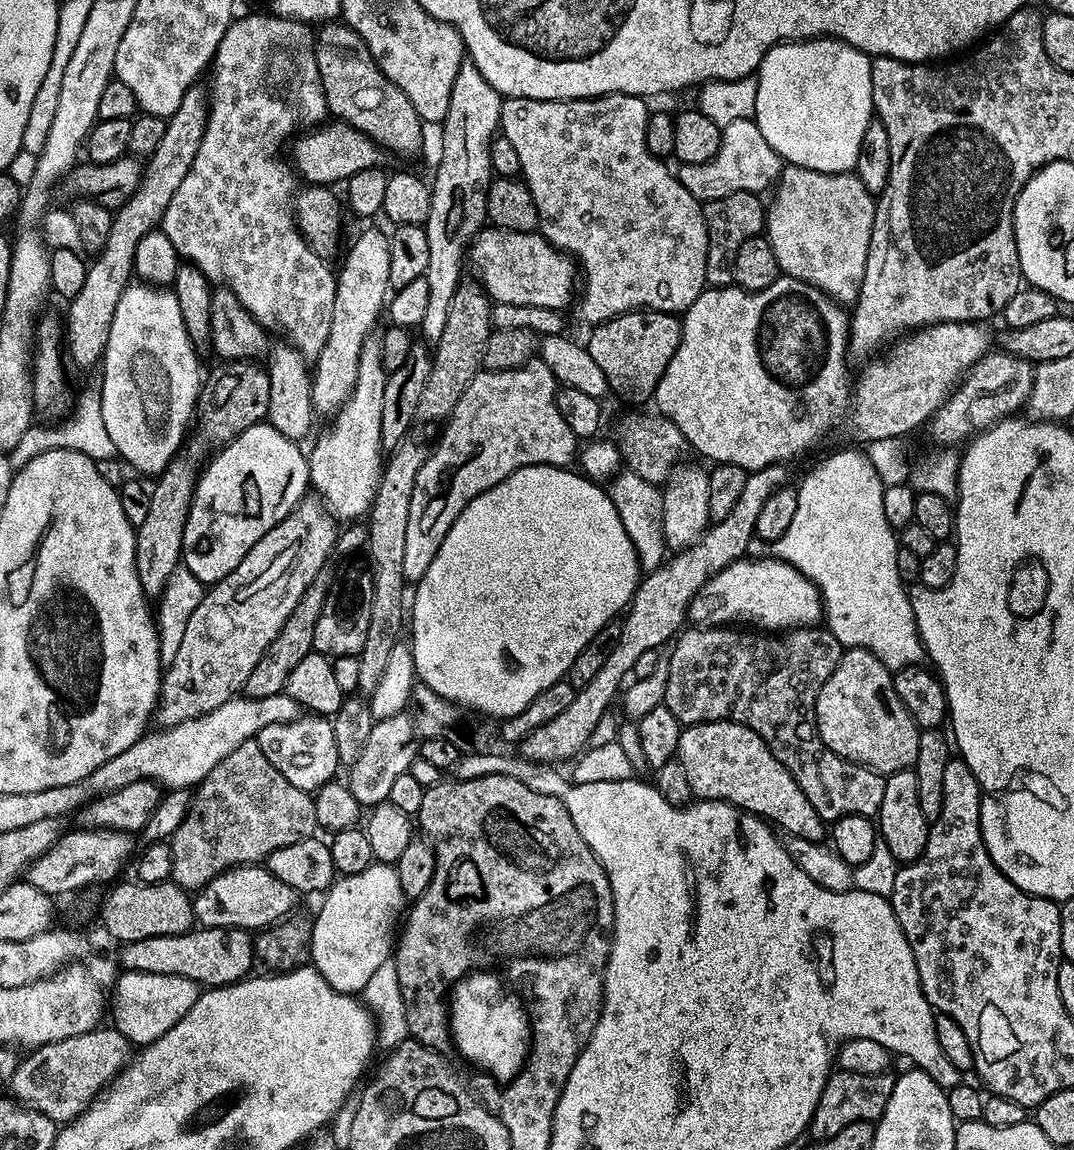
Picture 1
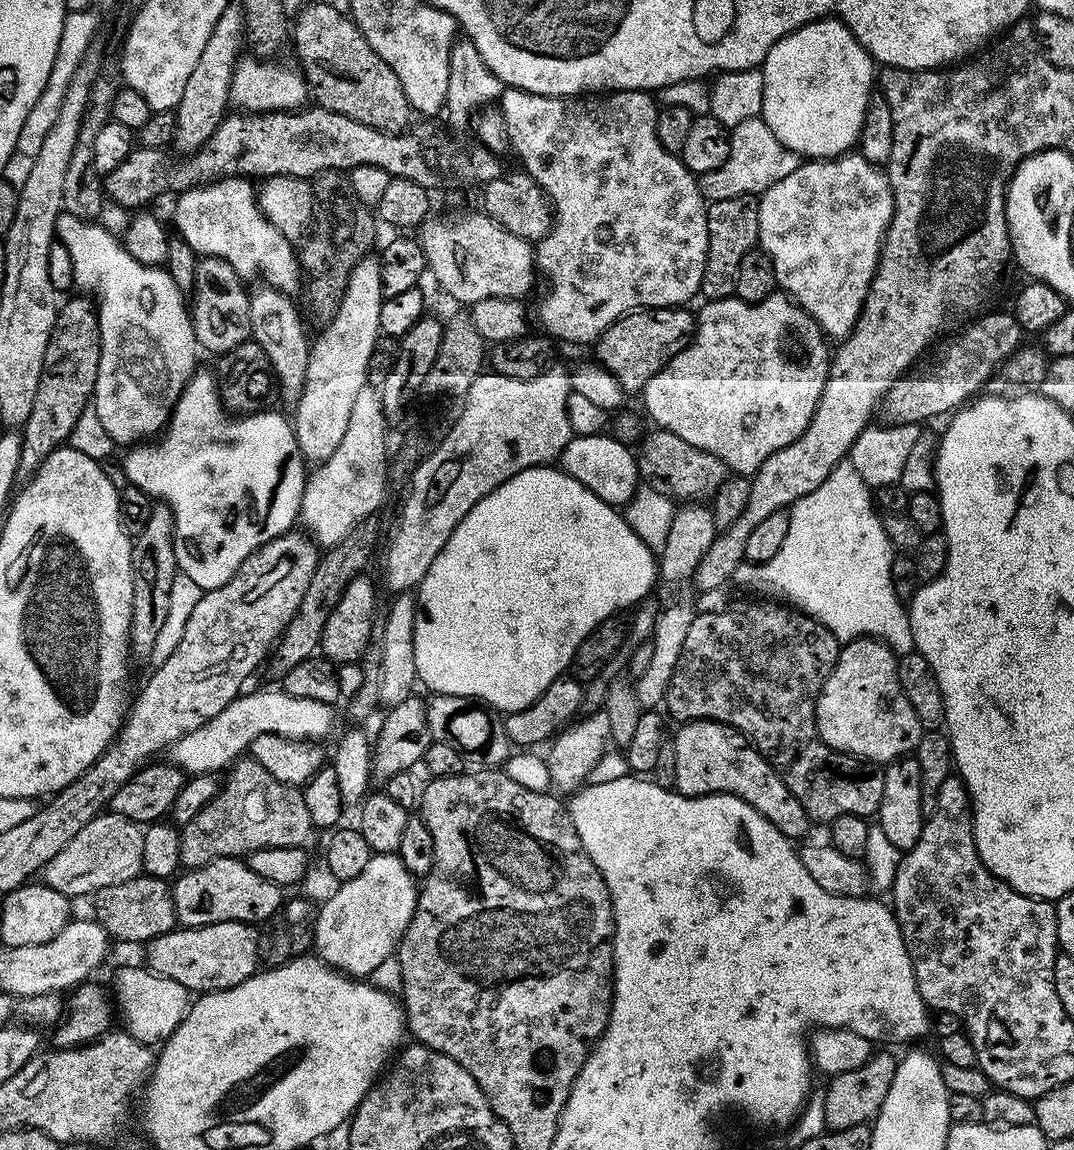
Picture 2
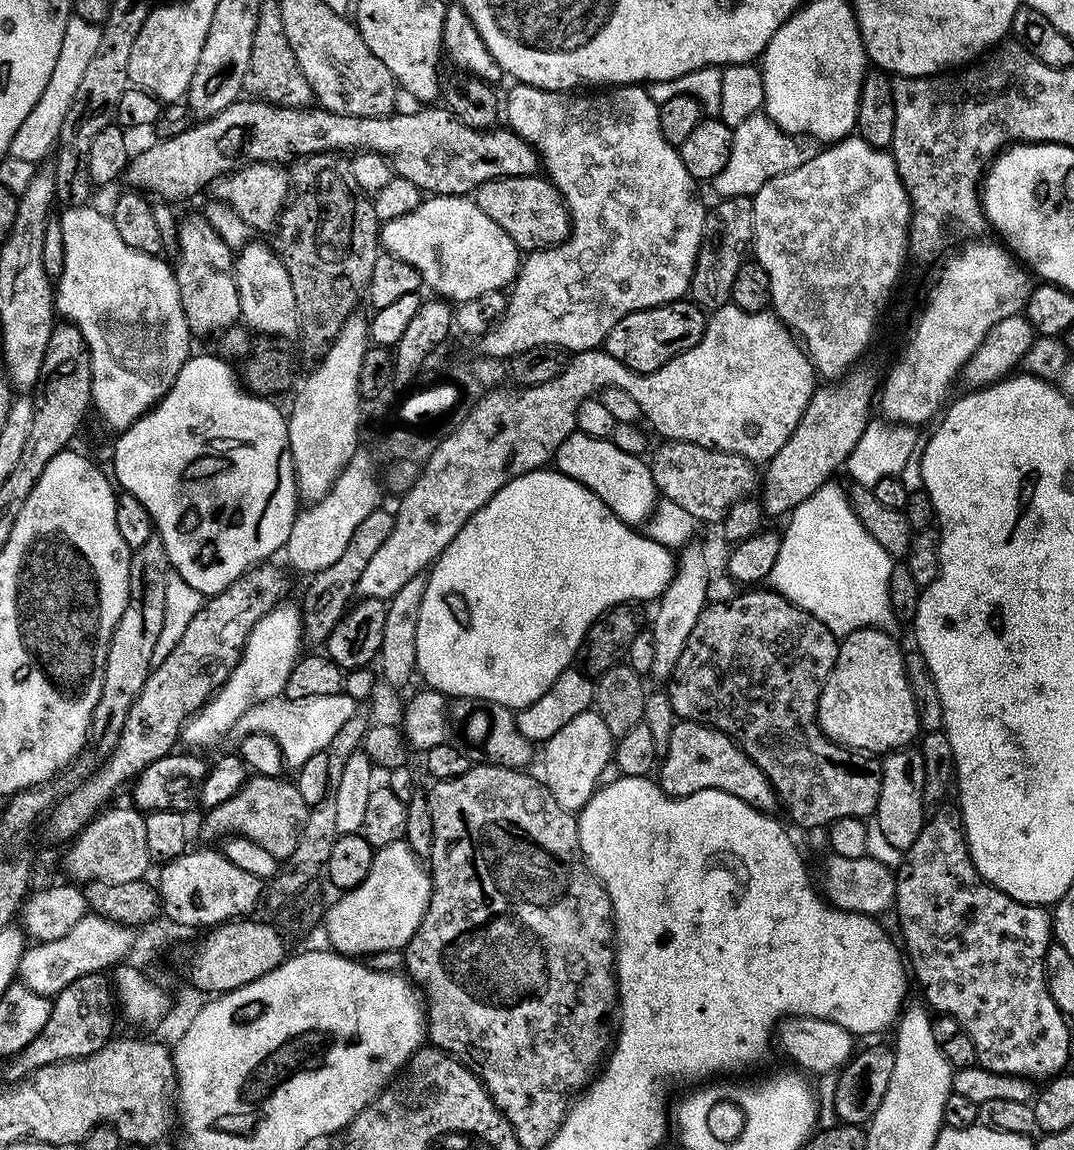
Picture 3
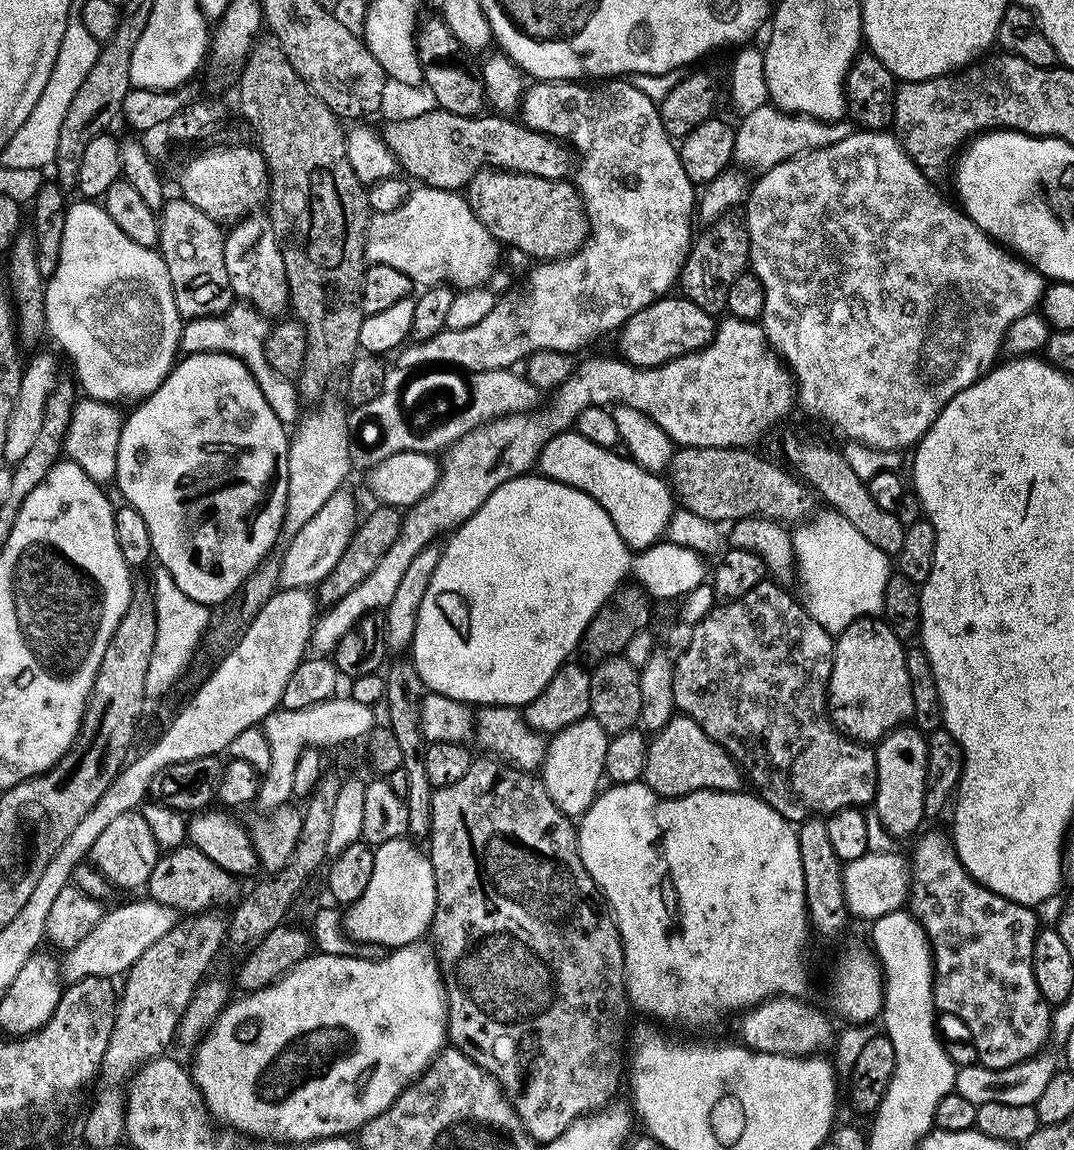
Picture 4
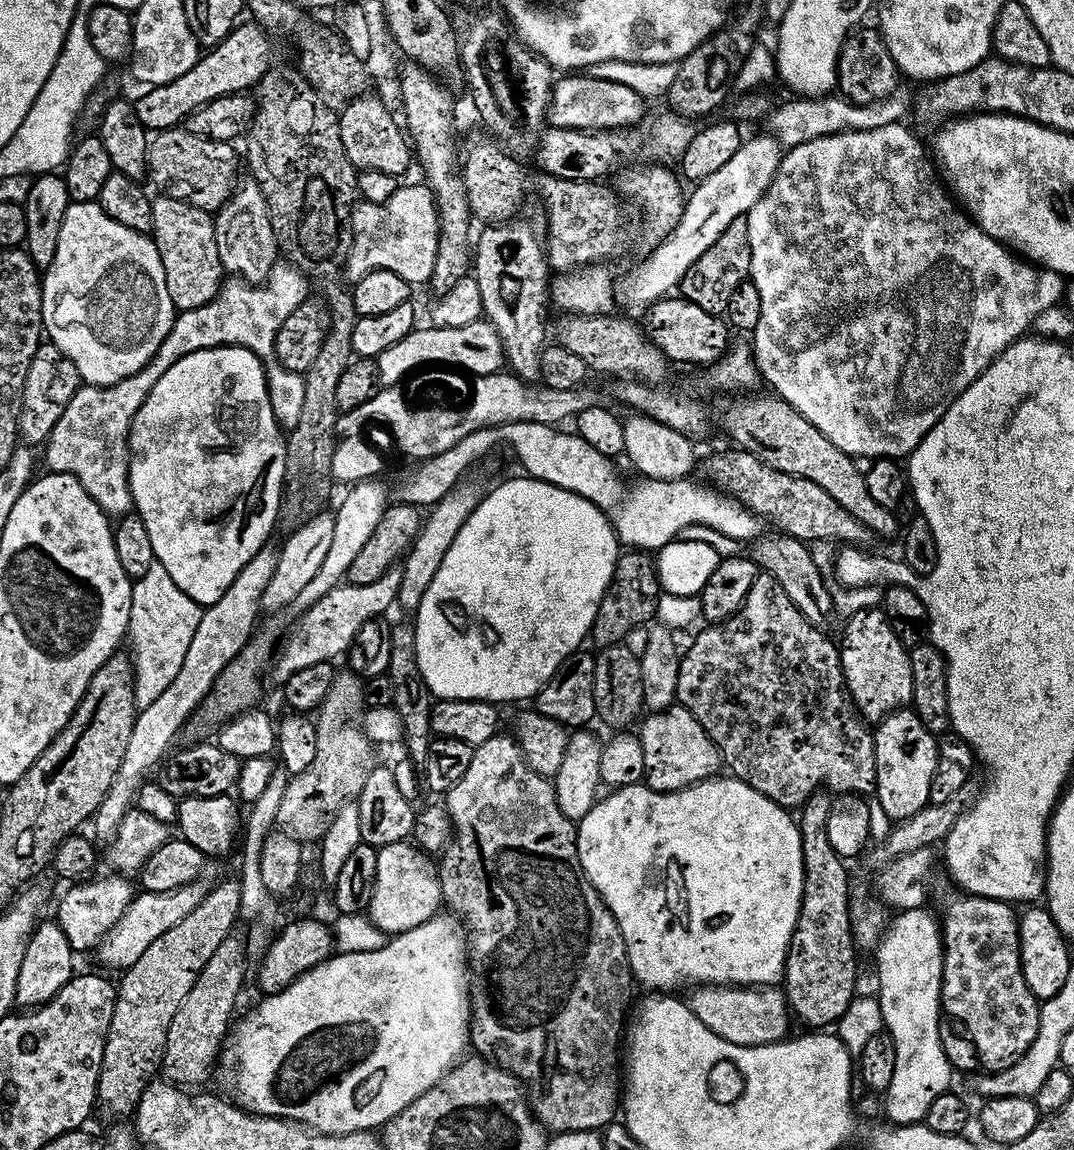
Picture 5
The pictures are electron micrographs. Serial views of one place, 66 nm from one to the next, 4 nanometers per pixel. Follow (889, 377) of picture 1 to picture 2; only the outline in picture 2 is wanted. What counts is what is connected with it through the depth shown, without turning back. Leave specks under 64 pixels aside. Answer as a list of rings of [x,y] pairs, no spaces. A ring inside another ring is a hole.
[[[992,312],[976,320],[948,349],[936,364],[936,372],[924,372],[921,376],[905,374],[884,395],[882,413],[889,425],[920,424],[931,416],[943,412],[952,414],[967,405],[981,391],[984,383],[991,381],[1000,371],[1001,364],[1009,360],[1021,347],[1022,329],[1015,315],[1008,312]]]

